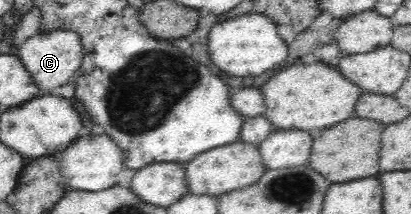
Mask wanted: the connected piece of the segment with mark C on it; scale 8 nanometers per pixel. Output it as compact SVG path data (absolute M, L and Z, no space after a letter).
M57 29L51 32L39 32L25 40L18 48L18 57L29 71L33 83L39 87L39 95L48 94L56 86L70 82L71 77L79 70L83 60L83 45L75 31Z

